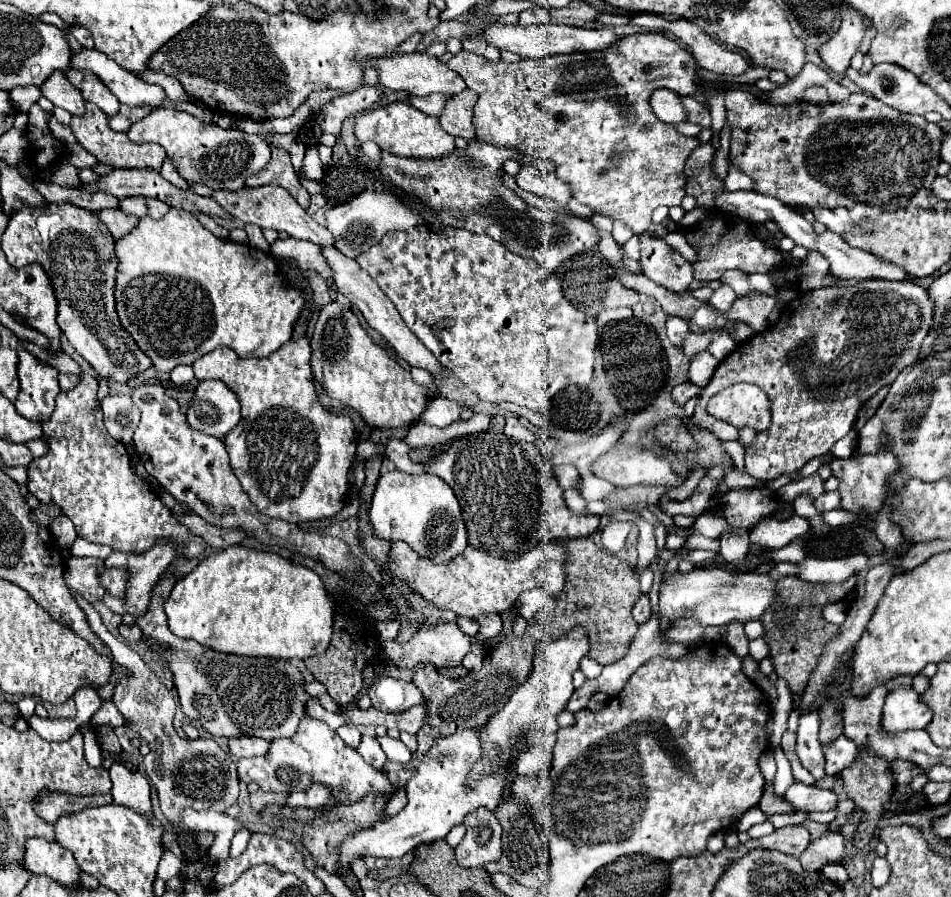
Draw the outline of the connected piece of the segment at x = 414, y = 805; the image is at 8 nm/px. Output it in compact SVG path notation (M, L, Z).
M479 729L461 731L451 737L445 737L427 751L423 761L417 765L417 773L407 783L407 805L395 817L389 817L375 825L373 829L359 831L353 837L347 837L341 847L341 861L337 871L347 869L357 855L373 855L373 857L403 857L405 853L413 851L417 845L433 843L437 839L445 839L449 829L463 823L463 817L473 811L475 807L487 807L495 811L501 801L507 767L497 769L497 775L483 777L465 789L465 779L469 769L481 759L481 743L479 743Z

